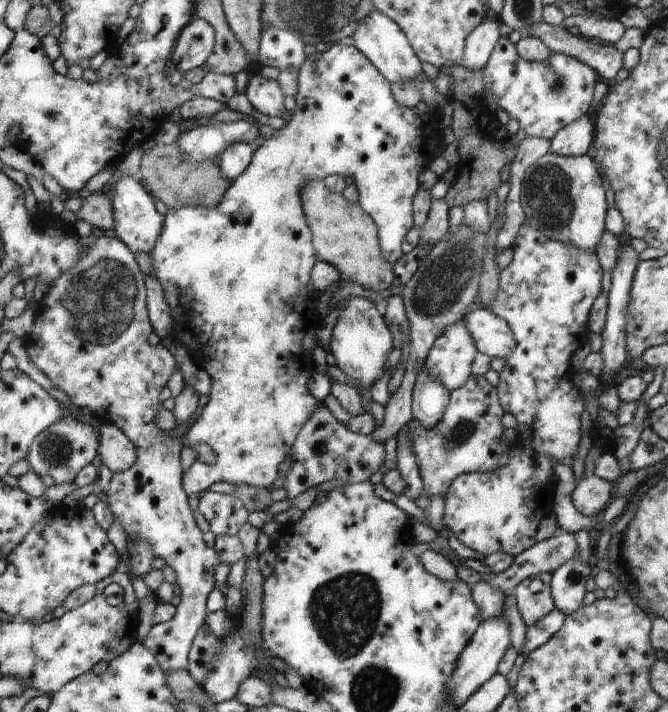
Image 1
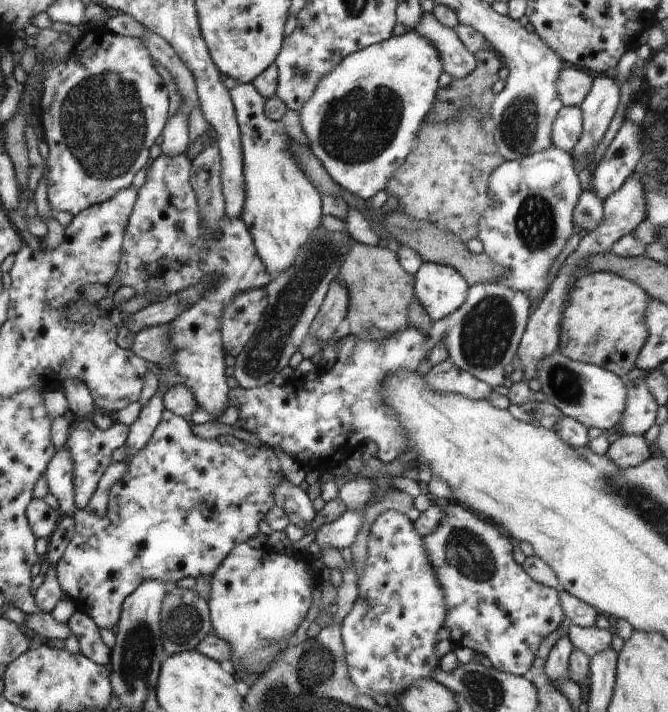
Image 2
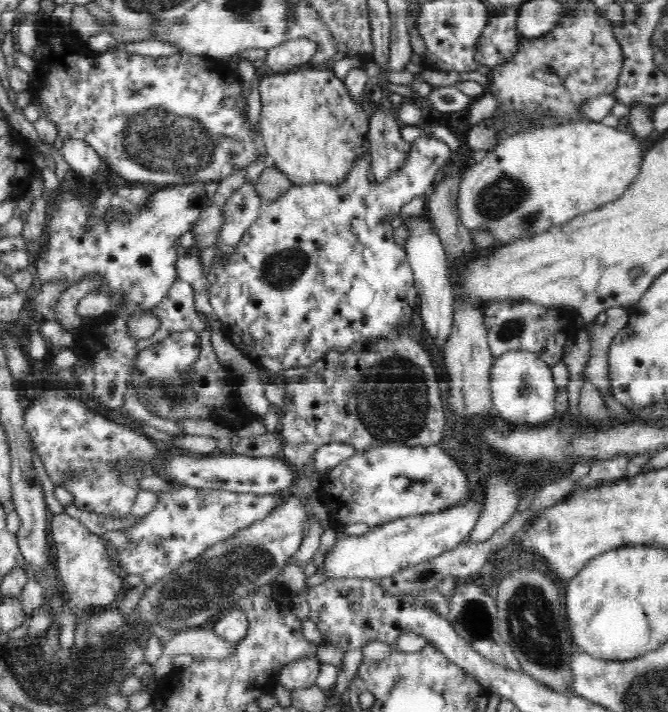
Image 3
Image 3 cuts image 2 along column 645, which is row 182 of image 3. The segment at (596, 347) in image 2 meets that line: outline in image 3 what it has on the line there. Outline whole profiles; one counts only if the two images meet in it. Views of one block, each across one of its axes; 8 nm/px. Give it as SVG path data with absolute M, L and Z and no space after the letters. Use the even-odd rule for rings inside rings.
M311 65L292 70L286 74L262 75L258 90L261 96L259 128L266 154L272 165L283 172L292 186L326 183L338 187L348 178L358 158L370 159L369 108L353 99L334 71Z

